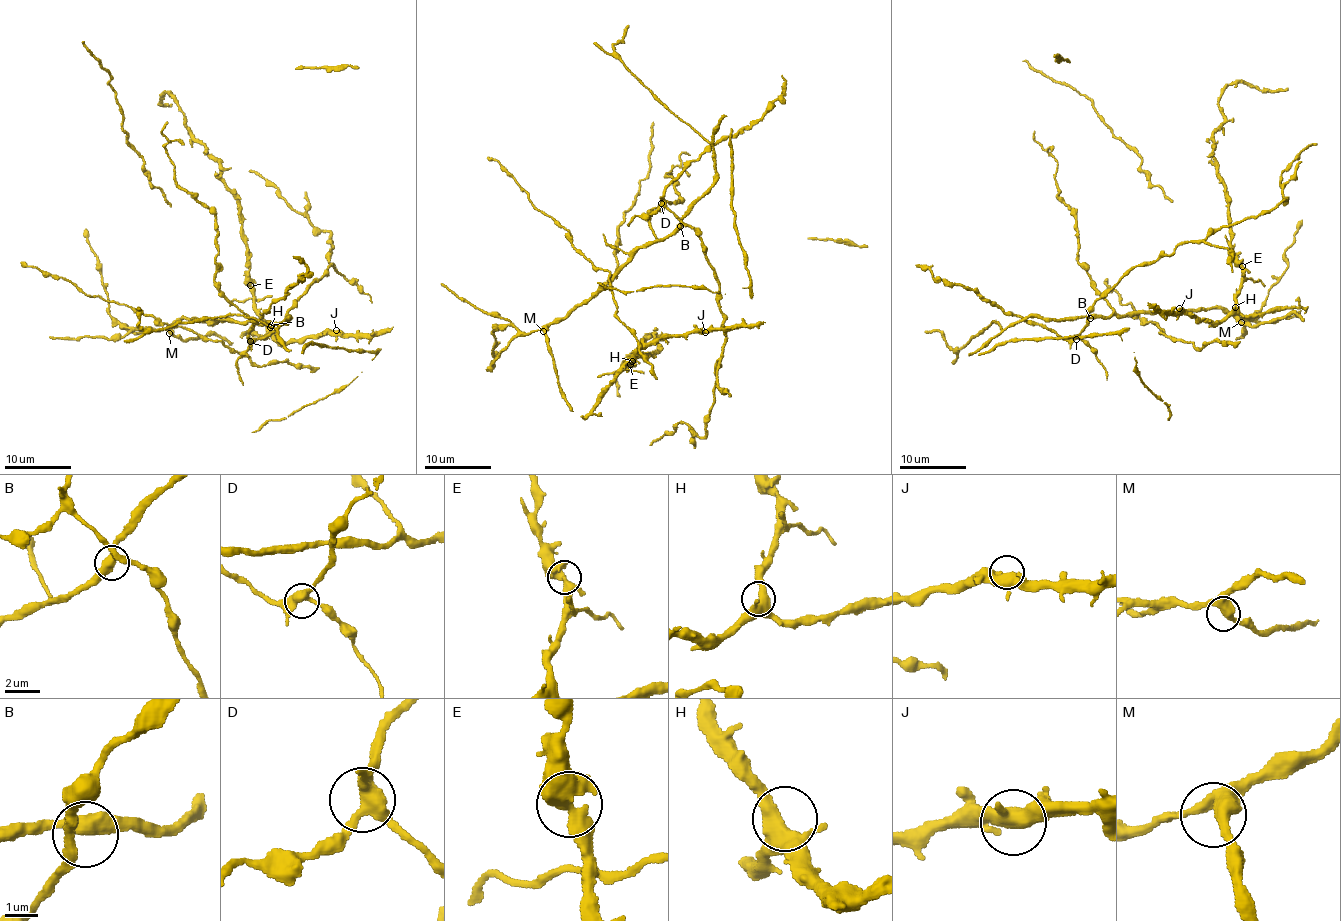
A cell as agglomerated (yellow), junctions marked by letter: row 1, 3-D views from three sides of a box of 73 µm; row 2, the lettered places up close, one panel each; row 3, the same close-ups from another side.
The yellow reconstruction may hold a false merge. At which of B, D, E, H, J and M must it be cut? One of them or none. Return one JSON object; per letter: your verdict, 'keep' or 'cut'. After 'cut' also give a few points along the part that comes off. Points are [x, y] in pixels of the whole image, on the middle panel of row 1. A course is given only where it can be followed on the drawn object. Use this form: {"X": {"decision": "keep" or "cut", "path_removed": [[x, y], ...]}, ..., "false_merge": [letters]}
{"B": {"decision": "keep"}, "D": {"decision": "keep"}, "E": {"decision": "keep"}, "H": {"decision": "keep"}, "J": {"decision": "keep"}, "M": {"decision": "keep"}, "false_merge": []}

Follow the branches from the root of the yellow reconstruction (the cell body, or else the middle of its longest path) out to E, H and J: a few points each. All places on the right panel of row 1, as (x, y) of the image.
E: (1240, 320), (1260, 325), (1293, 312), (1303, 319), (1305, 311), (1274, 307), (1245, 316), (1236, 297), (1241, 265)
H: (1240, 320), (1260, 325), (1293, 312), (1303, 319), (1305, 311), (1274, 307), (1244, 315), (1235, 307)
J: (1240, 320), (1260, 325), (1293, 312), (1303, 319), (1305, 311), (1274, 307), (1219, 322), (1179, 308)

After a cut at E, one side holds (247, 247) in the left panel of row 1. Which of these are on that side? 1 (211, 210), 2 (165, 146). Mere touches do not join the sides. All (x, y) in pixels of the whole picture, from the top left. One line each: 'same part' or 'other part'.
1: other part
2: other part

